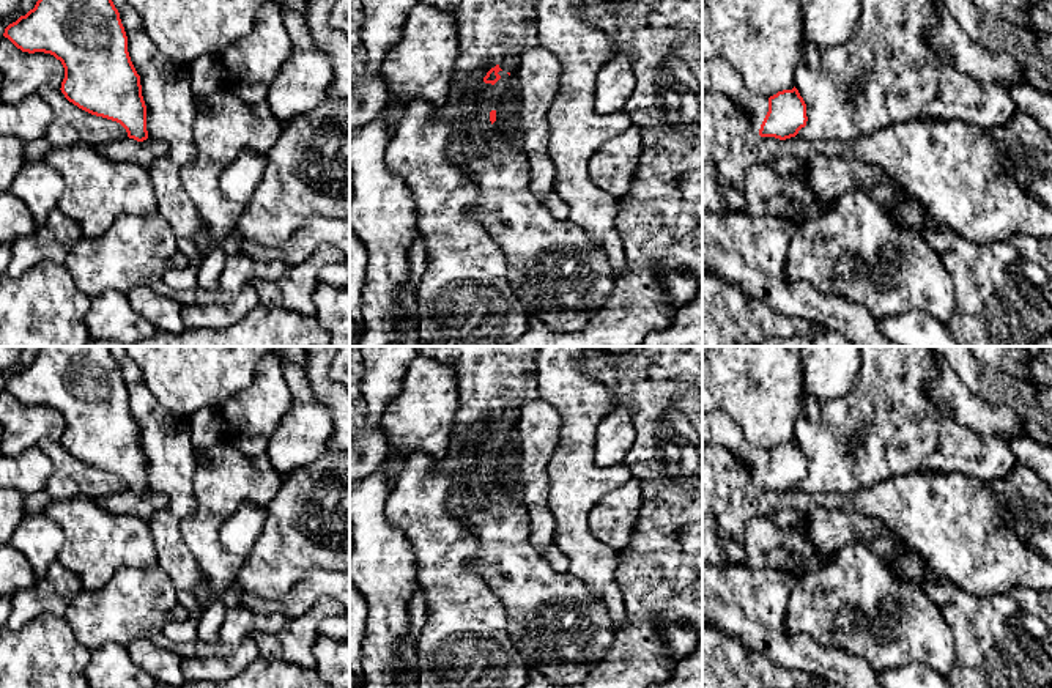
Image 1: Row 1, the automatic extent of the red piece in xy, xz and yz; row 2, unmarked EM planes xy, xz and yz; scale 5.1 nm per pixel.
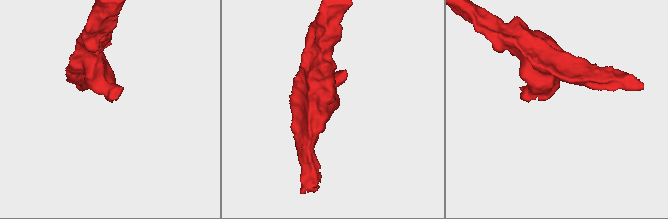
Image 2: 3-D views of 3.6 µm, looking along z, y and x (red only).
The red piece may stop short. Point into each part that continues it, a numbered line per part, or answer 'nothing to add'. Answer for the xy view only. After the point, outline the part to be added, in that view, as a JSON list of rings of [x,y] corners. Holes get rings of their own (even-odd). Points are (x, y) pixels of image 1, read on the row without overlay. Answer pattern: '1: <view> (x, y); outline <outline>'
nothing to add

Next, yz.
1: yz (718, 429); outline [[[702,411],[702,444],[723,447],[750,466],[751,479],[759,485],[769,464],[769,450],[750,444],[740,427],[723,411]]]

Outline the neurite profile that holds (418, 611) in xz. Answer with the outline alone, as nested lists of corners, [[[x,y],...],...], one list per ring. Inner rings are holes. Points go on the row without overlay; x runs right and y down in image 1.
[[[417,586],[417,589],[409,597],[408,619],[409,634],[406,638],[406,642],[416,647],[420,631],[424,630],[428,620],[428,605],[425,601],[425,594],[420,586]]]

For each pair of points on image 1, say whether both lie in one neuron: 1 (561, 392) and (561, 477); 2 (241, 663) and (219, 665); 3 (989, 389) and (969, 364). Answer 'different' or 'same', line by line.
1: same
2: same
3: same

